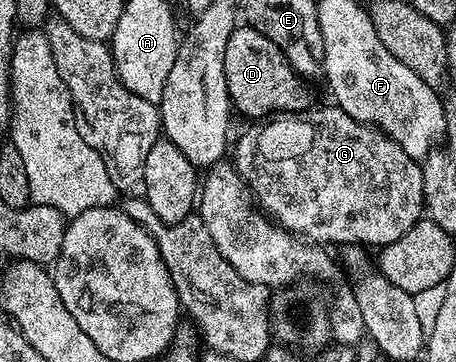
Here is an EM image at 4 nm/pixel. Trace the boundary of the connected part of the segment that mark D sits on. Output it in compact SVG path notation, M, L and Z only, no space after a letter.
M243 28L237 34L239 50L225 52L225 80L232 107L251 120L263 120L276 112L305 110L312 105L311 90L302 77L295 73L281 48L261 32Z

